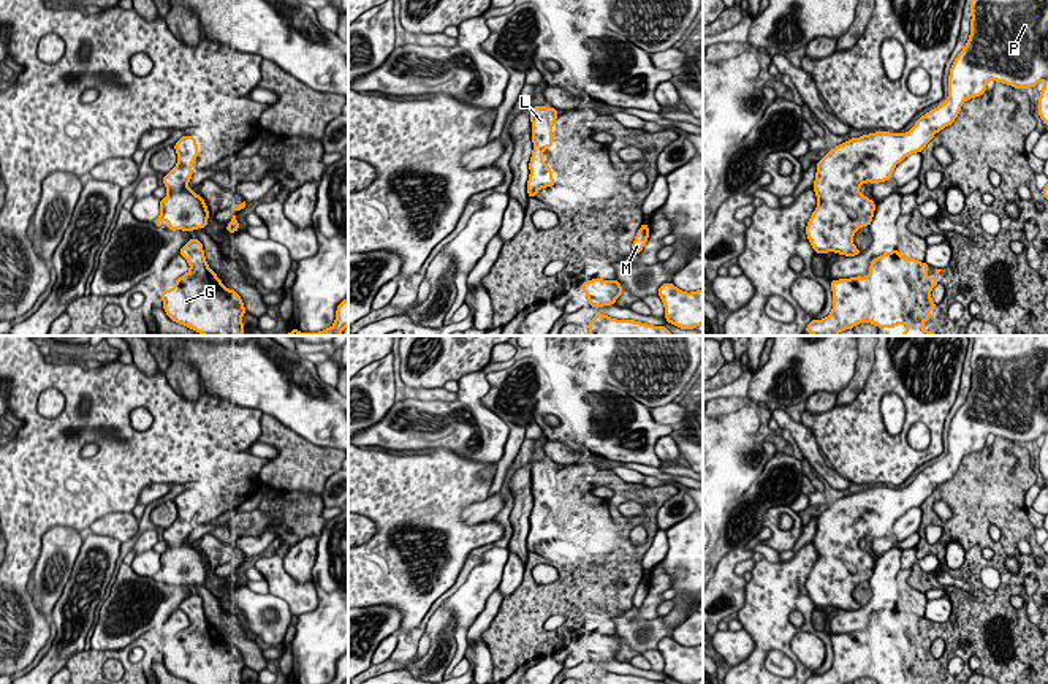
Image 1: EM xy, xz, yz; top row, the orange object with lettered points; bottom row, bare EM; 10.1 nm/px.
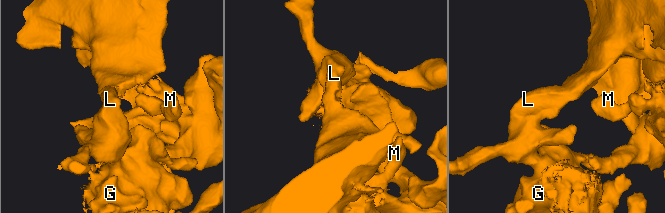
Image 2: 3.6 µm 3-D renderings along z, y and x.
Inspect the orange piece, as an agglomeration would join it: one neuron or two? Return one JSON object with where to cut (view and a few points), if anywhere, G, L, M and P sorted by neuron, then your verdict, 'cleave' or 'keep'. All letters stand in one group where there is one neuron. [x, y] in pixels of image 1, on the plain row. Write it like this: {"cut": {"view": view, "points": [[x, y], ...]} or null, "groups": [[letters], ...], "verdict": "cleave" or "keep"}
{"cut": null, "groups": [["G", "L", "M", "P"]], "verdict": "keep"}

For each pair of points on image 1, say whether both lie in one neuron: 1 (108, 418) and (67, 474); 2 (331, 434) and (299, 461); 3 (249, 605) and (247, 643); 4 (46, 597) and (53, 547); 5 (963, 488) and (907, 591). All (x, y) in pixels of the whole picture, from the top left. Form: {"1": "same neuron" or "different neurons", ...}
{"1": "same neuron", "2": "different neurons", "3": "different neurons", "4": "same neuron", "5": "different neurons"}

